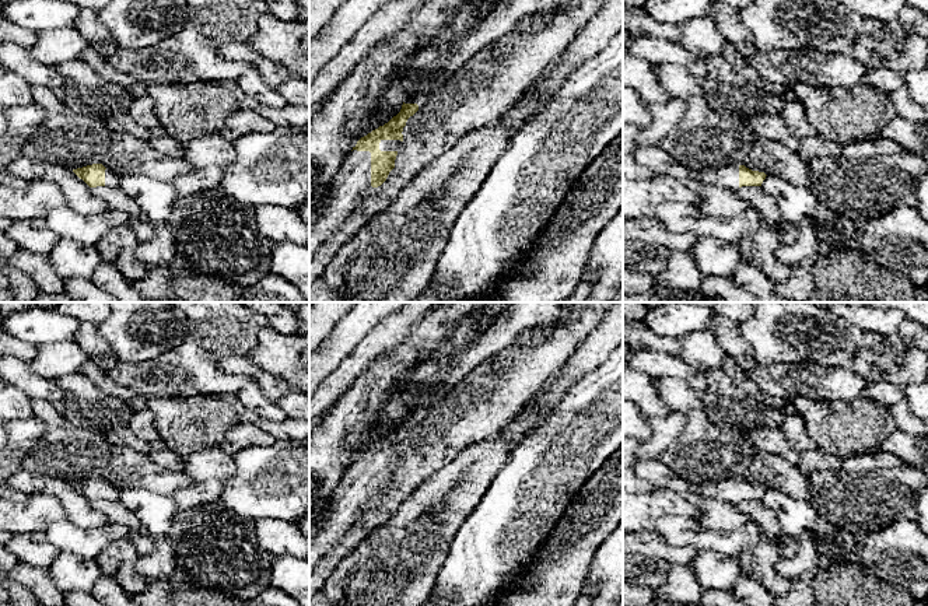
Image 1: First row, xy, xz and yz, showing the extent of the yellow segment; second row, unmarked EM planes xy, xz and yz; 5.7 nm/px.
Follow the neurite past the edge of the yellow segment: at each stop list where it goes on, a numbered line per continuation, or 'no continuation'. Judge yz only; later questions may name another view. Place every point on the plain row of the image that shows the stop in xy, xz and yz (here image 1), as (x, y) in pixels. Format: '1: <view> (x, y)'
1: yz (727, 490)

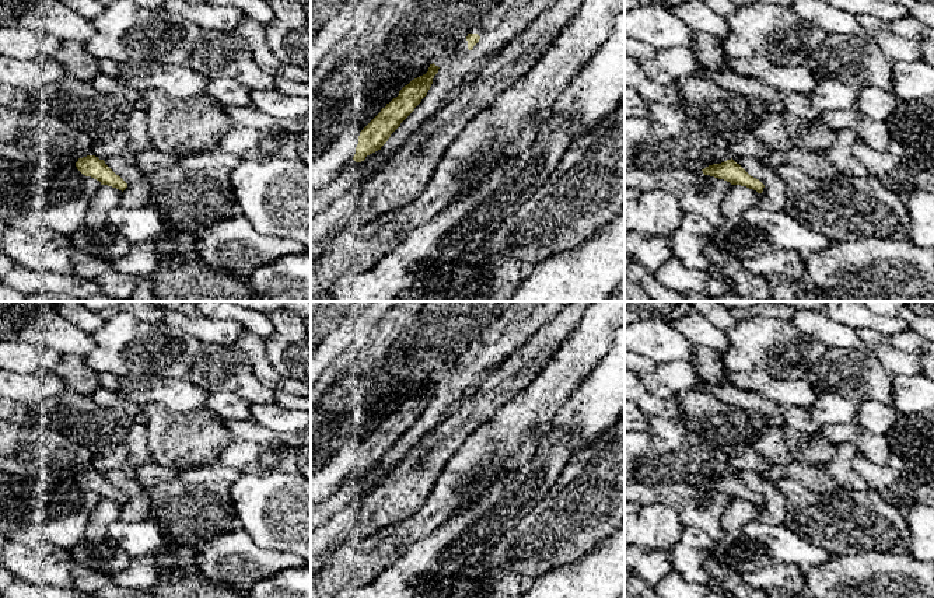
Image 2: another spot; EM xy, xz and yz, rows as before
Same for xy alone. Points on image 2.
no continuation

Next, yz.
no continuation

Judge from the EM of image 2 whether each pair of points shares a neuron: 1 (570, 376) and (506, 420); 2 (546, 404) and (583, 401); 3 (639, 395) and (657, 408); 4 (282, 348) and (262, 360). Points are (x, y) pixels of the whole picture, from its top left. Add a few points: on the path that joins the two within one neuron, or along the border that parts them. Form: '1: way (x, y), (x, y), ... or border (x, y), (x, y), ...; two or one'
1: way (555, 384), (534, 405), (521, 412); one
2: border (584, 377), (544, 425); two
3: way (643, 399), (653, 405); one
4: border (263, 338), (268, 360), (284, 378); two

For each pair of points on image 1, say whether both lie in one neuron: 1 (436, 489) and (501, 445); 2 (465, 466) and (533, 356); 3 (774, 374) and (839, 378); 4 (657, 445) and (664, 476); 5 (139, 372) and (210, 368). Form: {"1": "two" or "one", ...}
{"1": "one", "2": "two", "3": "one", "4": "one", "5": "one"}

